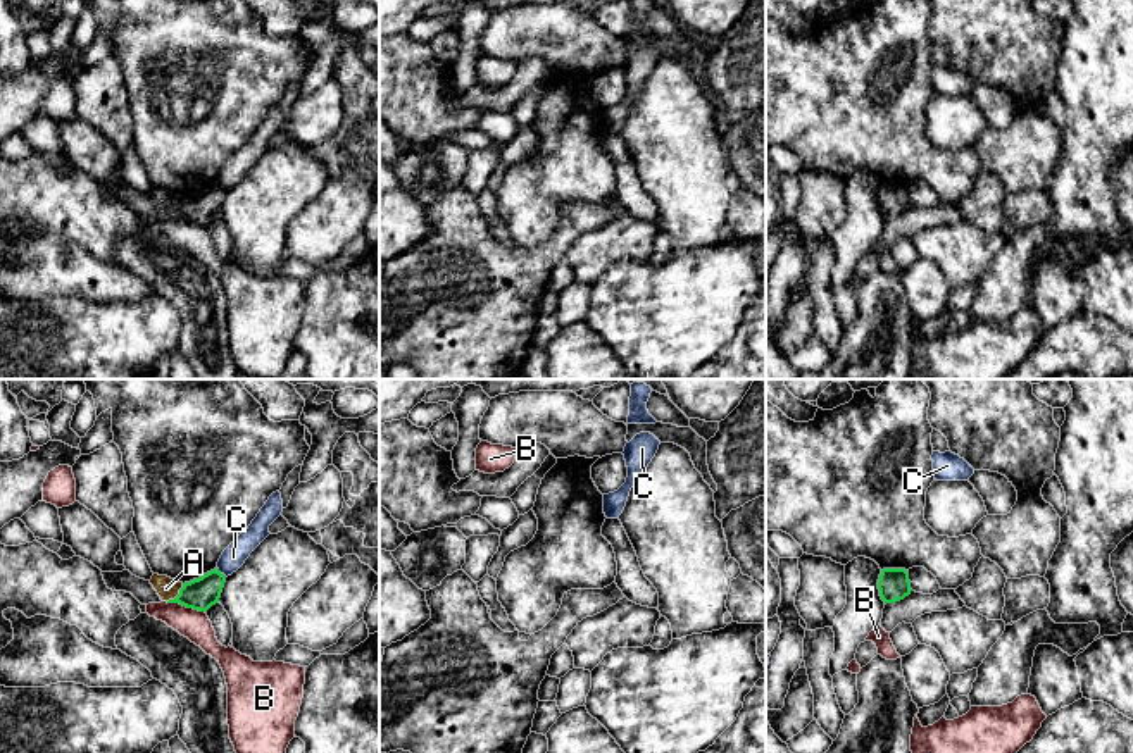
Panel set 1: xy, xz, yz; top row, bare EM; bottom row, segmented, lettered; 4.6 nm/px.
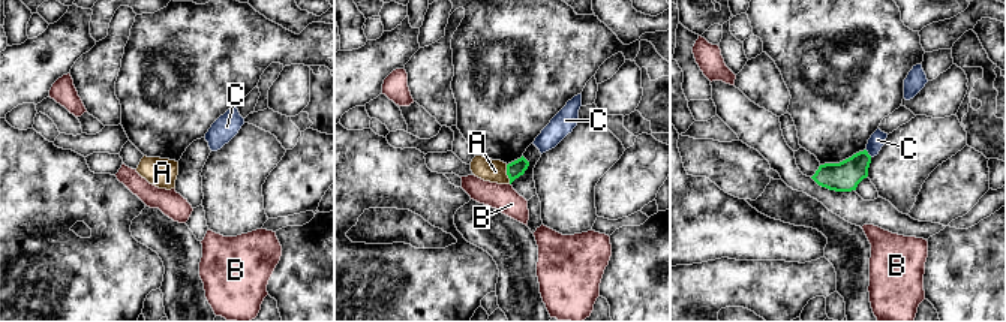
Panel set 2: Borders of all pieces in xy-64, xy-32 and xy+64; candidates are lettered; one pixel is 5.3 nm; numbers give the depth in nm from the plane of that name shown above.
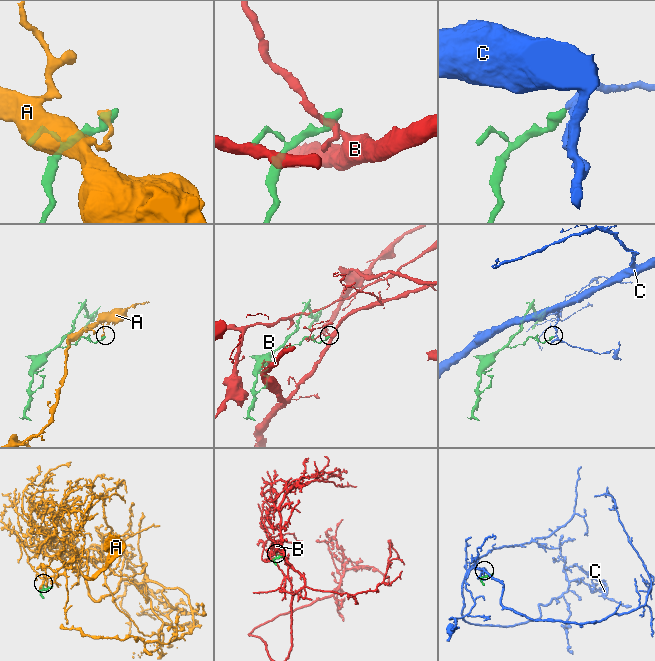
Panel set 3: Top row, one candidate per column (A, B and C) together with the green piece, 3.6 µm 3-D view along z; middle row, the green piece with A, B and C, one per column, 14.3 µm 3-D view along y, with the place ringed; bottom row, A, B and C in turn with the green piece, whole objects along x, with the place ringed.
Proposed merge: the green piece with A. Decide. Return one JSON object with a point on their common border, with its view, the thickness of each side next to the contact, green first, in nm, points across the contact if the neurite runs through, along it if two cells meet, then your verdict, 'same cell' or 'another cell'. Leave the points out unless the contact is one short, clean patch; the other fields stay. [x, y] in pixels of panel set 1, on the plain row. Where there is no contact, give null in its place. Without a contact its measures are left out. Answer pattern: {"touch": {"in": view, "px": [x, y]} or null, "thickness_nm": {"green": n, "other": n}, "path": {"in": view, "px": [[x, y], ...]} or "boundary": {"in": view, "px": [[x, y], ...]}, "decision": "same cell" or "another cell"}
{"touch": {"in": "xy", "px": [178, 209]}, "thickness_nm": {"green": 150, "other": 100}, "boundary": {"in": "xy", "px": [[183, 199], [168, 216]]}, "decision": "another cell"}

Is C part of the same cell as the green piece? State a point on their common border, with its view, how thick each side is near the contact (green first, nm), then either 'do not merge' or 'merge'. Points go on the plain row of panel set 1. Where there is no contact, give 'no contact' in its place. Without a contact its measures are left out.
xy (219, 186) | 150/110 nm | do not merge

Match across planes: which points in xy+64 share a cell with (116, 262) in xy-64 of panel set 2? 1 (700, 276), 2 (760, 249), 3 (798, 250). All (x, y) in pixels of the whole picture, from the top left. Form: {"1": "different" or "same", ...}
{"1": "same", "2": "different", "3": "different"}

